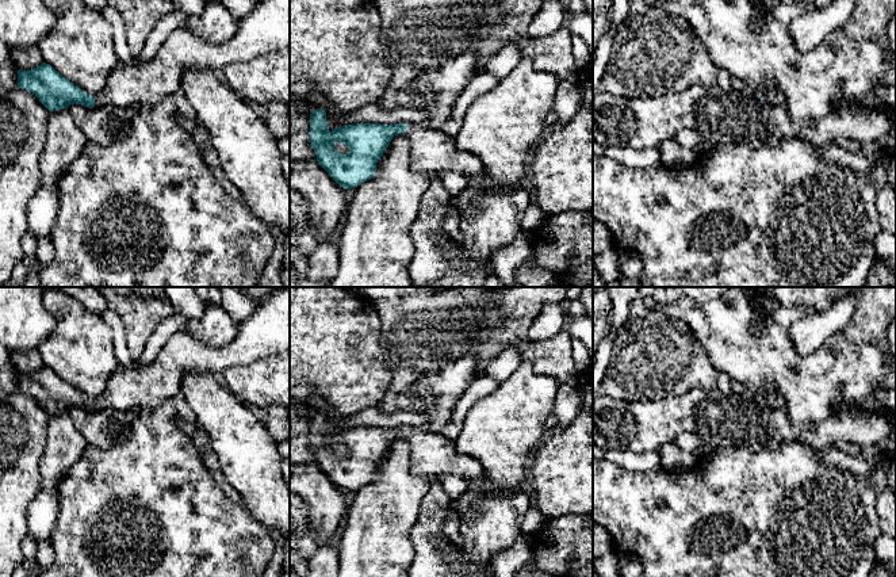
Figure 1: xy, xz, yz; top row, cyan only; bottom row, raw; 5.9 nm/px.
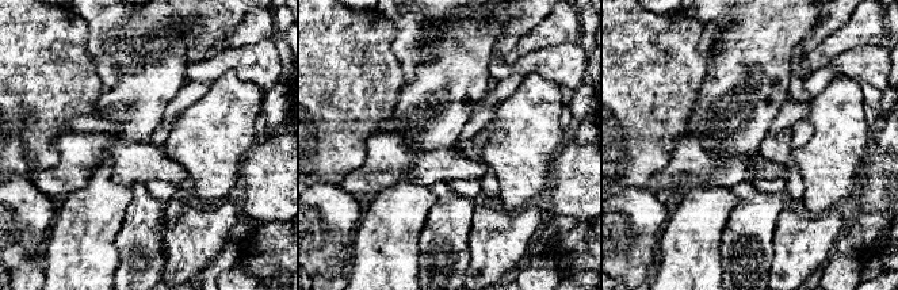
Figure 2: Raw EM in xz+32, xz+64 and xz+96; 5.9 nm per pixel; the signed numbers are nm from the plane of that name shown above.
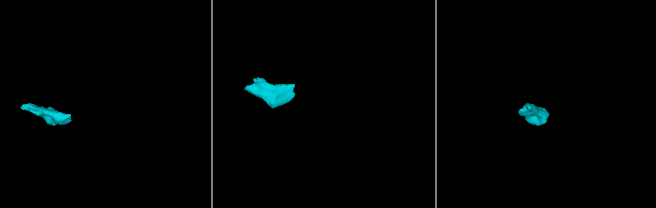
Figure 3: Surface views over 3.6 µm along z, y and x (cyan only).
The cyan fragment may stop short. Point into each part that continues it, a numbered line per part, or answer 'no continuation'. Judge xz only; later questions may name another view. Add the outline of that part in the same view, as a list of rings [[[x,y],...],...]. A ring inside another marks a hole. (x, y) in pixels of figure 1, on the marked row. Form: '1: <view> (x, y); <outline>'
1: xz (432, 152); [[[407,125],[410,142],[409,168],[428,176],[443,172],[459,172],[478,176],[485,172],[482,161],[472,153],[457,149],[453,137],[421,125]]]

